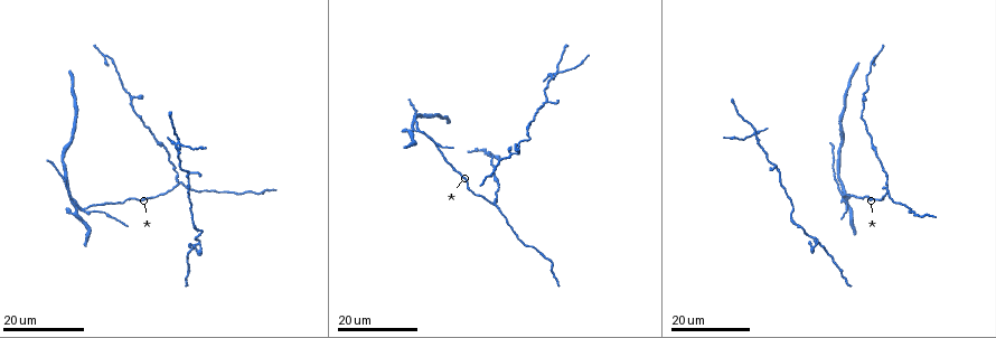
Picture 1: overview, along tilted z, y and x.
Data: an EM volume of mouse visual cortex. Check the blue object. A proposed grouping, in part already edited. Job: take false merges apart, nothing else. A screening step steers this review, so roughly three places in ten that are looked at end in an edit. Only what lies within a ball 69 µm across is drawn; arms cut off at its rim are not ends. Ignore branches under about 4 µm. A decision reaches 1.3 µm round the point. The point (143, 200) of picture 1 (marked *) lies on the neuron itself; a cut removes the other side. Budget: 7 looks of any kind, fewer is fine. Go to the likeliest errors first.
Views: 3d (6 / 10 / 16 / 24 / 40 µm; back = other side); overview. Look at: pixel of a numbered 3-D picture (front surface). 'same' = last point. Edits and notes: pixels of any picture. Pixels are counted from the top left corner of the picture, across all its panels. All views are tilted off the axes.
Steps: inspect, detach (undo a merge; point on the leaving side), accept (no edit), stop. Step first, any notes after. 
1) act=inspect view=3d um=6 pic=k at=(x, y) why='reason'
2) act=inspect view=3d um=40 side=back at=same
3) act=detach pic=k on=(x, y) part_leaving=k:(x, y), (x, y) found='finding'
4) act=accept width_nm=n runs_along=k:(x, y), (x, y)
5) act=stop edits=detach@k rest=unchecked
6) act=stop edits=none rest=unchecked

act=inspect view=3d um=16 pic=1 at=(888, 189) why='four or more arms meet'

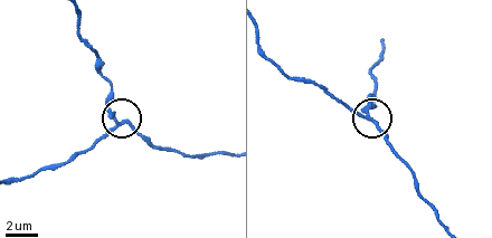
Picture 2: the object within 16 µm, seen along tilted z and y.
act=inspect view=3d um=10 pic=2 at=(368, 114) why='closer look'

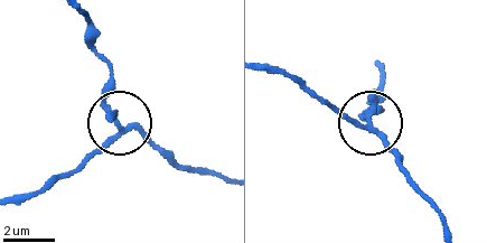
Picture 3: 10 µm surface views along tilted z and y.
act=inspect view=3d um=6 pic=3 at=(369, 126)

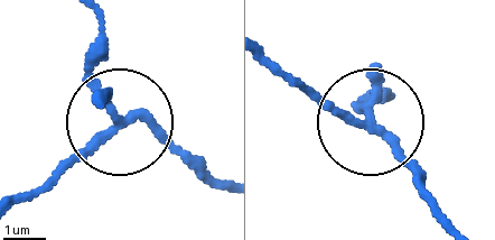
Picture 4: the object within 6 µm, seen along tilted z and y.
act=detach pic=4 on=(87, 68) part_leaving=4:(118, 117), (94, 67), (101, 15) found='two neurons meet here'

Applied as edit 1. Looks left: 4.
act=inspect view=overview

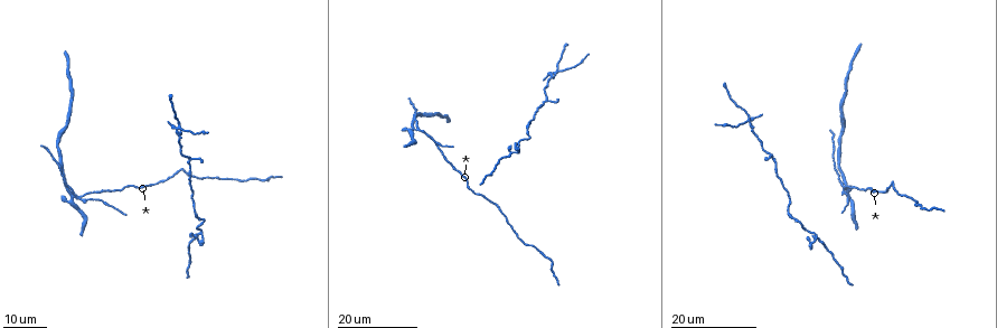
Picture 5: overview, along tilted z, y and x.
act=inspect view=3d um=16 pic=5 at=(181, 127) why='thin arm on a thick one'

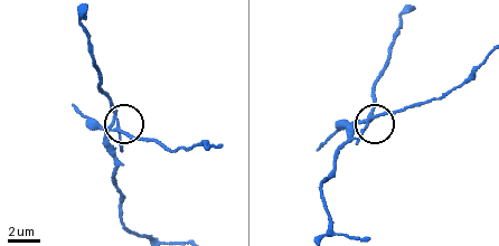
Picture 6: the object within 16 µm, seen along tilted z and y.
act=inspect view=3d um=10 pic=6 at=(372, 118)

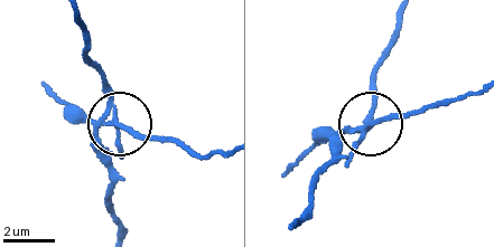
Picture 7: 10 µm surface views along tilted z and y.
act=detach pic=7 on=(70, 105) width_nm=170 part_leaving=7:(101, 125), (169, 139), (201, 154), (222, 151) found='two neurons meet here'

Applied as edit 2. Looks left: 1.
act=stop edits=detach@4,detach@7 rest=unchecked

